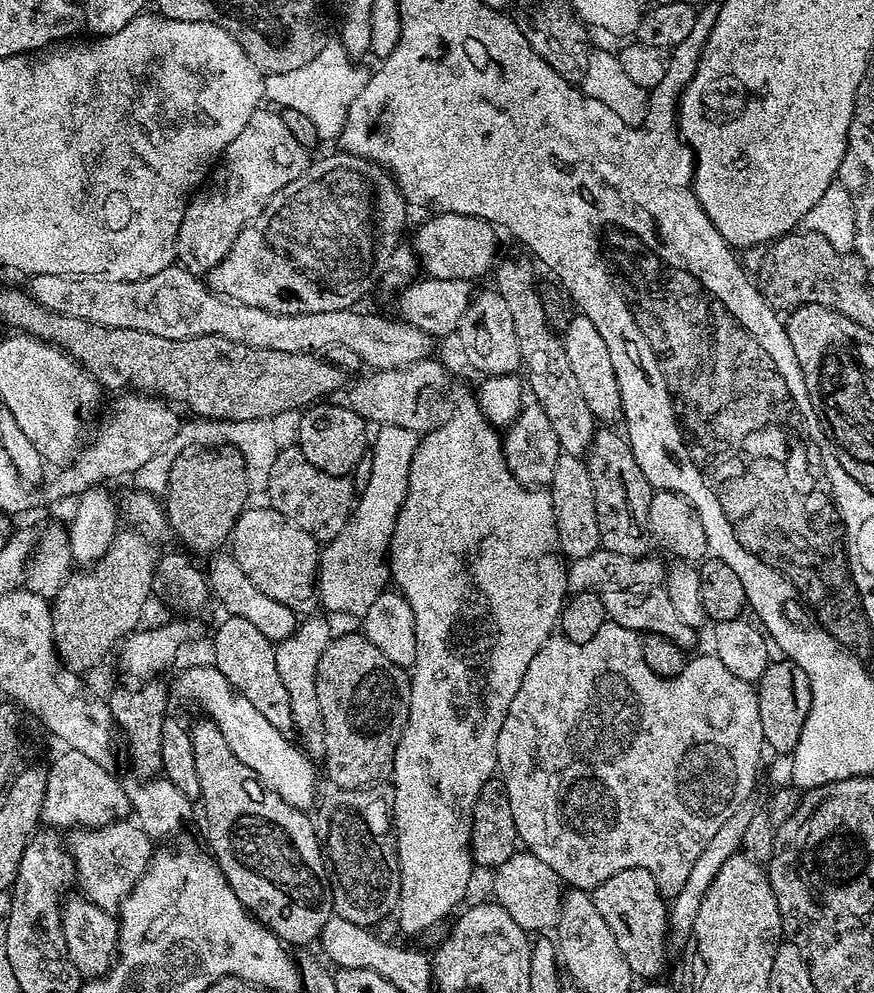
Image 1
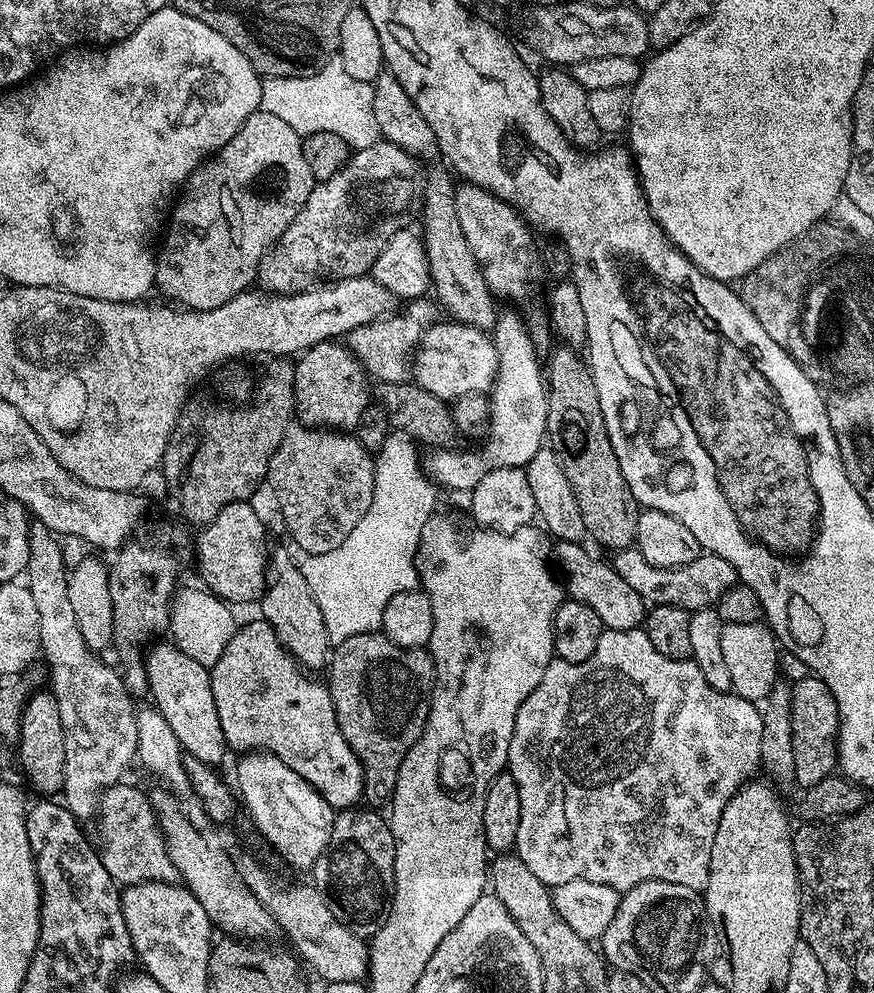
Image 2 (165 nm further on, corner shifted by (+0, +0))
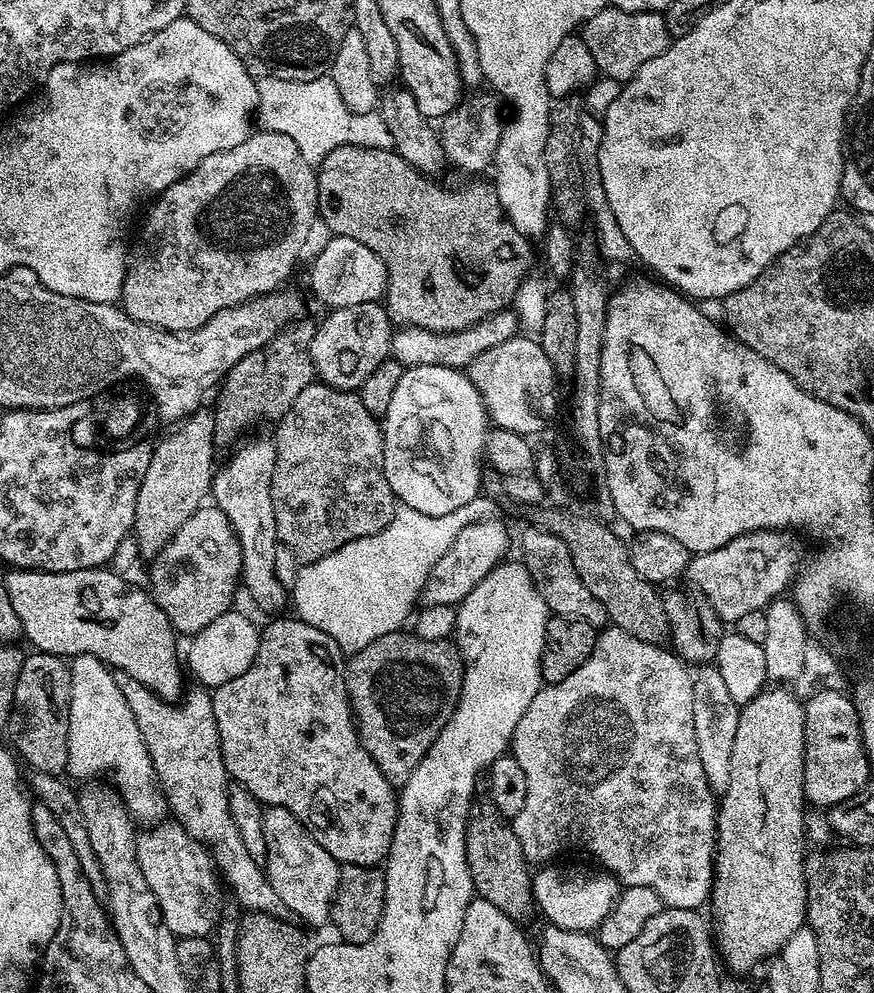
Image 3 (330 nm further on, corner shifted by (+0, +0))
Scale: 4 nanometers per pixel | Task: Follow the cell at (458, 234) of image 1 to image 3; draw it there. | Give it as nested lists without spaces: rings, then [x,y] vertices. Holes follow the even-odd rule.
[[[332,236],[329,241],[329,244],[317,254],[316,261],[312,264],[313,294],[316,295],[322,303],[328,304],[327,307],[329,309],[377,303],[388,290],[386,265],[374,254],[374,250],[370,250],[370,246],[362,246],[362,242],[358,242],[354,238]]]

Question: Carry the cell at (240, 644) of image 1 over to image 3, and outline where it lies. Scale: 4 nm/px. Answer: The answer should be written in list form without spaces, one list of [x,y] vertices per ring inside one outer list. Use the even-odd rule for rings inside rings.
[[[280,618],[269,619],[272,621],[260,628],[258,654],[252,665],[246,670],[246,674],[238,674],[238,678],[230,678],[230,682],[213,688],[210,692],[214,722],[218,726],[222,758],[229,777],[246,790],[250,790],[250,794],[254,794],[254,798],[258,798],[261,805],[288,810],[294,818],[298,818],[298,822],[308,831],[308,835],[314,838],[314,842],[318,842],[318,846],[322,846],[322,850],[326,850],[326,854],[330,854],[341,866],[353,864],[359,868],[374,868],[383,865],[388,859],[390,842],[394,838],[398,792],[390,782],[386,782],[386,778],[382,774],[382,770],[378,770],[374,758],[370,758],[370,754],[366,754],[360,736],[356,732],[356,722],[352,719],[352,707],[344,685],[345,653],[341,652],[334,642],[334,638],[330,638],[330,634],[322,634],[322,630],[302,622],[299,618],[276,619]]]

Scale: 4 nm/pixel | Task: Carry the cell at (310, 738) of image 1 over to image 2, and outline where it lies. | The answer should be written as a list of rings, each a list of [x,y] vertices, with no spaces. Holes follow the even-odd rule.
[[[273,547],[268,561],[268,579],[263,596],[258,601],[259,615],[278,634],[284,649],[296,659],[296,663],[305,670],[323,669],[330,660],[330,641],[326,634],[326,622],[322,622],[322,610],[302,578],[299,563],[288,557],[284,548]]]

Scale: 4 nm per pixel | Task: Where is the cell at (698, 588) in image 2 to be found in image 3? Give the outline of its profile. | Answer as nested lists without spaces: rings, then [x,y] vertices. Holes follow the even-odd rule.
[[[763,528],[762,530],[754,530],[753,532],[747,532],[746,534],[742,534],[738,538],[734,538],[730,542],[726,542],[726,546],[718,546],[718,550],[710,550],[709,552],[697,552],[695,555],[689,559],[688,562],[688,570],[686,573],[686,580],[689,585],[695,591],[700,592],[702,595],[708,597],[708,601],[710,602],[710,606],[714,606],[714,610],[718,614],[718,618],[724,621],[725,625],[732,626],[735,625],[736,620],[745,617],[746,614],[750,614],[751,611],[765,611],[766,607],[773,600],[783,597],[785,595],[784,592],[789,591],[790,585],[795,581],[798,575],[798,569],[802,564],[802,556],[800,560],[800,540],[801,537],[797,535],[795,531],[792,530],[777,530],[775,528]]]

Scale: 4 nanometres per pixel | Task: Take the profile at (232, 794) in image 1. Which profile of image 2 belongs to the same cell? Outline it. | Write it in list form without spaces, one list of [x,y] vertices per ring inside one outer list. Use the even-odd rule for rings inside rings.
[[[175,643],[156,644],[143,661],[148,675],[148,693],[151,703],[160,709],[166,726],[174,730],[181,749],[187,755],[213,766],[220,766],[226,753],[222,722],[218,722],[218,706],[214,706],[211,671],[202,663],[194,662]]]

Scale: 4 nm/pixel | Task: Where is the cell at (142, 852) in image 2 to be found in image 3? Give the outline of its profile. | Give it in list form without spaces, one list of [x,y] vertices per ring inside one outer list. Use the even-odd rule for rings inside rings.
[[[160,822],[149,828],[152,828],[149,832],[141,831],[136,836],[136,858],[140,873],[157,900],[165,926],[177,938],[207,937],[222,912],[222,884],[212,863],[212,853],[190,838],[181,824]]]

